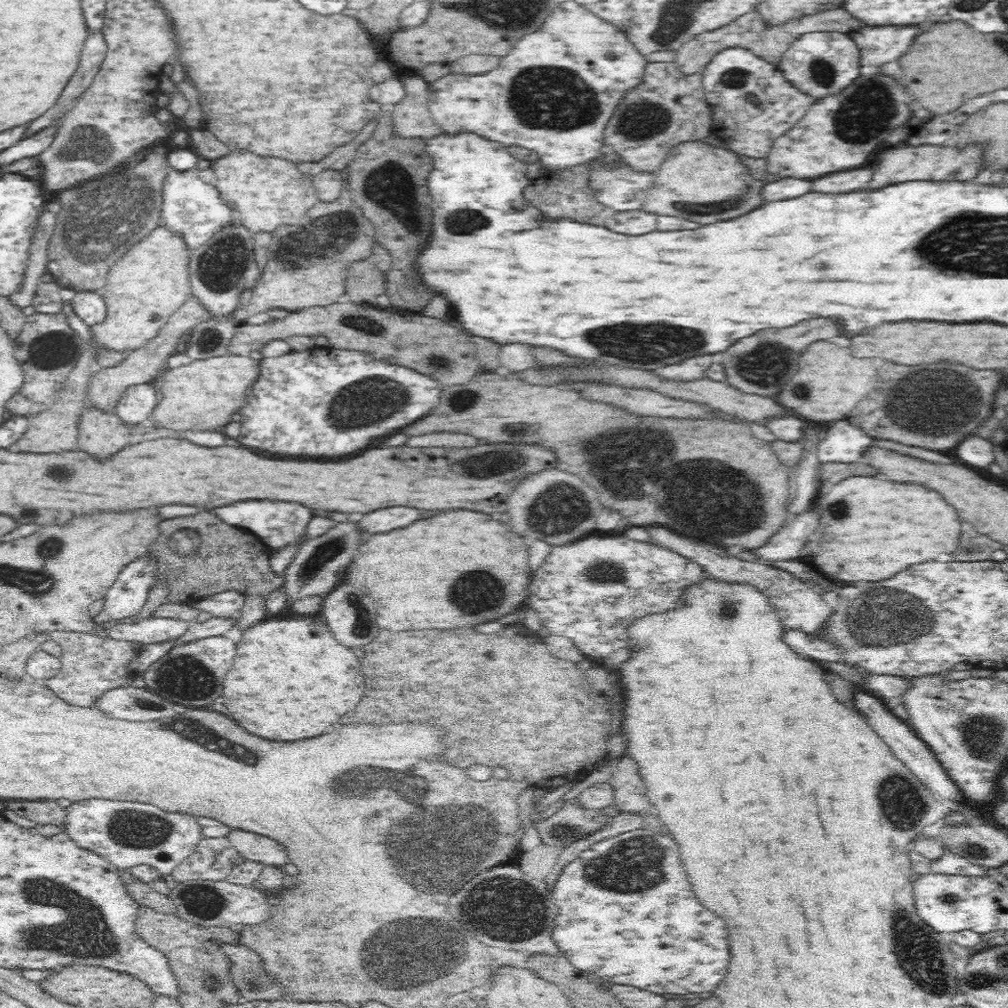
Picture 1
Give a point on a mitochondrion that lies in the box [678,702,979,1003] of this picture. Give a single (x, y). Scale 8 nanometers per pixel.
(921, 958)

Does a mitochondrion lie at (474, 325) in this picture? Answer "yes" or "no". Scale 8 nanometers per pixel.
no

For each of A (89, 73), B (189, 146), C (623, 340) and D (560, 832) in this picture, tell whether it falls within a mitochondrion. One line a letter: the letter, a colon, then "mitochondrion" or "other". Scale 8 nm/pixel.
A: other
B: other
C: mitochondrion
D: mitochondrion

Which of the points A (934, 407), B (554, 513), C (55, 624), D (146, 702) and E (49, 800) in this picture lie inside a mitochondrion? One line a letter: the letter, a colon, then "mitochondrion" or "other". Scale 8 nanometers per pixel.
A: mitochondrion
B: mitochondrion
C: other
D: mitochondrion
E: other

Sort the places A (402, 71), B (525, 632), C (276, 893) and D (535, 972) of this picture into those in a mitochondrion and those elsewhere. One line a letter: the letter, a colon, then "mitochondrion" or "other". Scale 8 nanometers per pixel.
A: other
B: other
C: other
D: other

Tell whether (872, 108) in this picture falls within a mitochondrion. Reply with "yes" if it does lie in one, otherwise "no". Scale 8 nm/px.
yes

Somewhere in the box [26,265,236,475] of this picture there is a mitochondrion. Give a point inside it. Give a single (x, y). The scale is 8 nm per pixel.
(52, 349)

